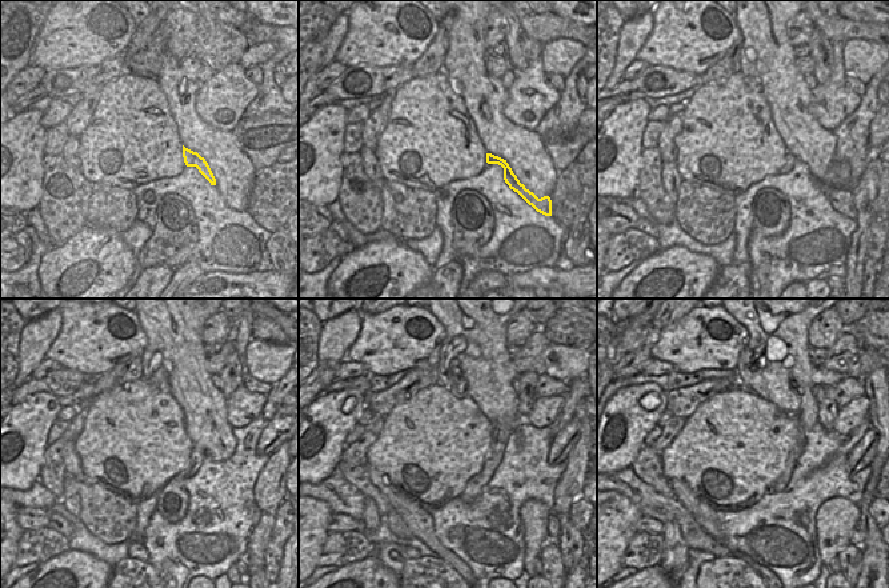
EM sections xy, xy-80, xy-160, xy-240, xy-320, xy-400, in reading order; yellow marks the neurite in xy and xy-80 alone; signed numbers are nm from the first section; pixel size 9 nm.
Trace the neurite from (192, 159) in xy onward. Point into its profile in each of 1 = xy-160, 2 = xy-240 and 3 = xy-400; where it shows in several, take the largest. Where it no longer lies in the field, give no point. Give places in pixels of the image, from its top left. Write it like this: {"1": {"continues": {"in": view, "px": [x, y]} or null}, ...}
{"1": {"continues": {"in": "xy-160", "px": [841, 200]}}, "2": {"continues": {"in": "xy-240", "px": [253, 511]}}, "3": {"continues": {"in": "xy-400", "px": [857, 536]}}}

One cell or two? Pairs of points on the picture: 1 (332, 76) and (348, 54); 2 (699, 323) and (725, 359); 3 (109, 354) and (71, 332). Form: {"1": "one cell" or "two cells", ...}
{"1": "two cells", "2": "one cell", "3": "one cell"}

